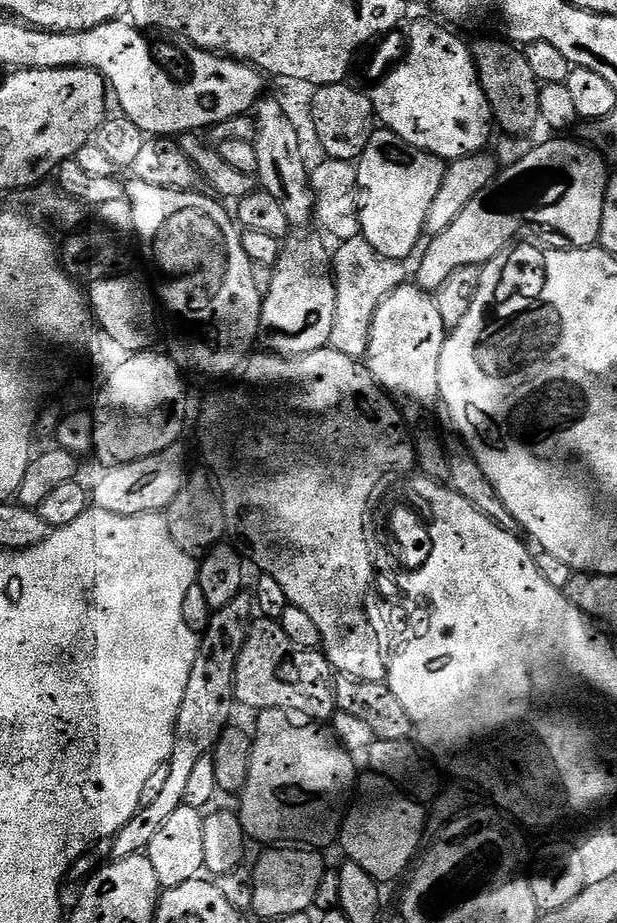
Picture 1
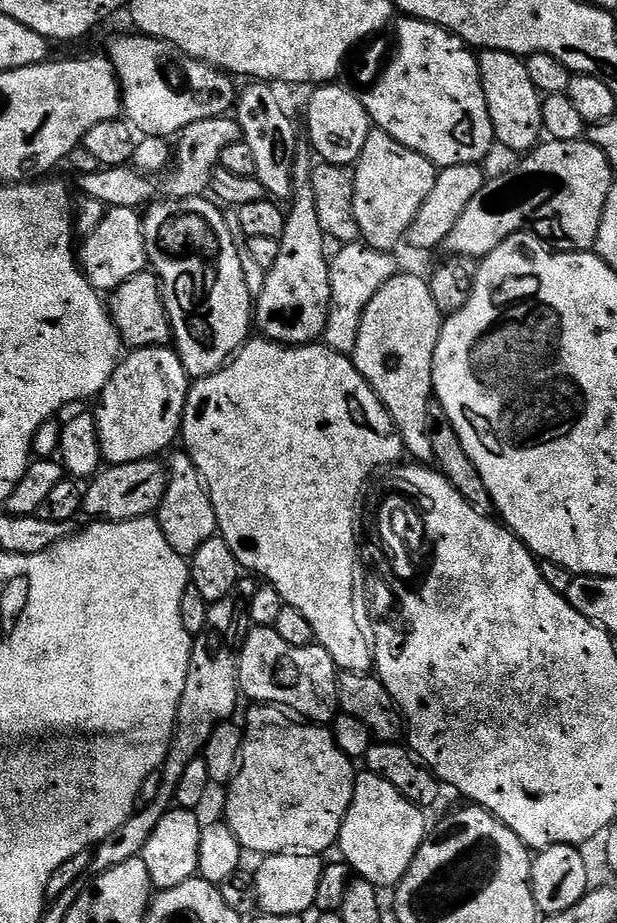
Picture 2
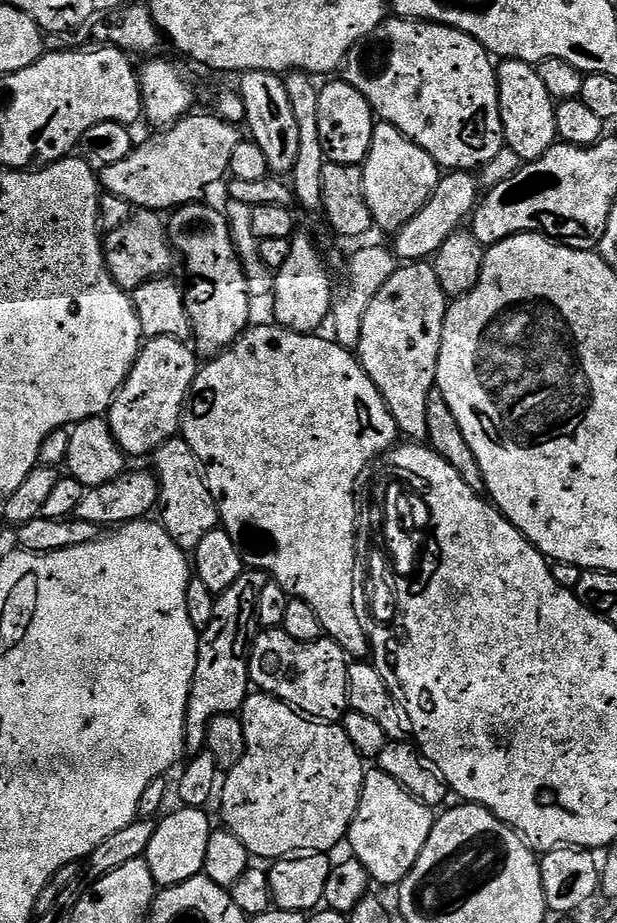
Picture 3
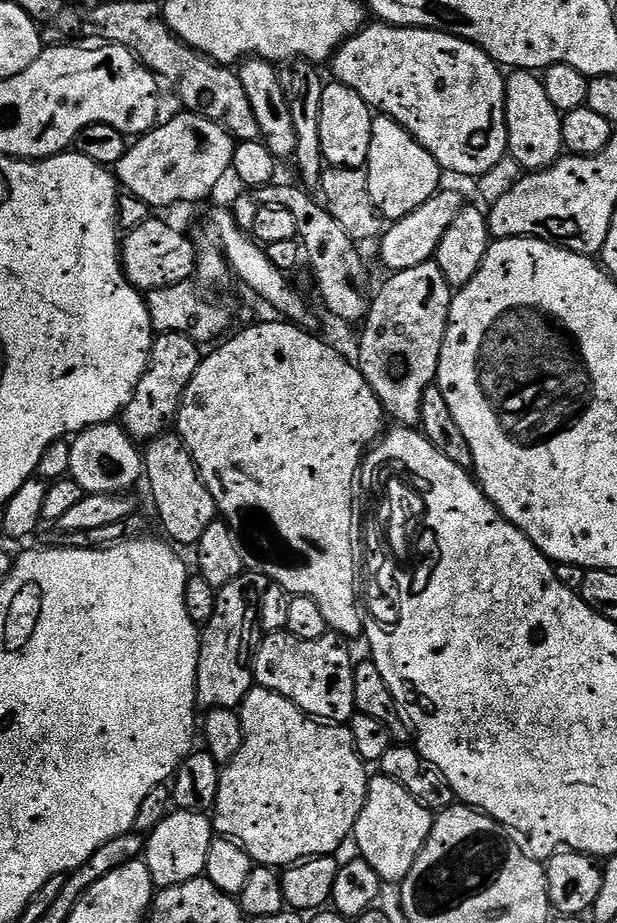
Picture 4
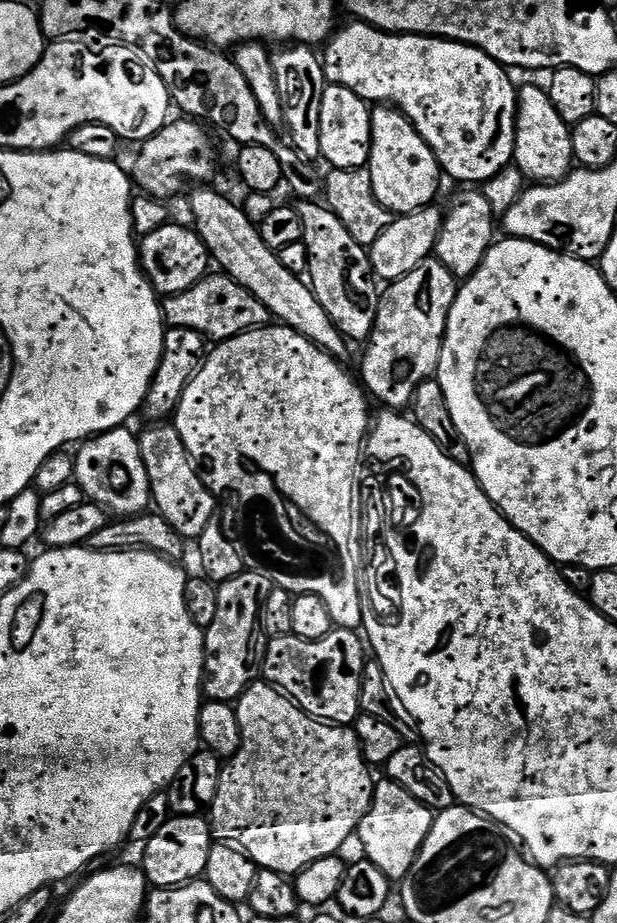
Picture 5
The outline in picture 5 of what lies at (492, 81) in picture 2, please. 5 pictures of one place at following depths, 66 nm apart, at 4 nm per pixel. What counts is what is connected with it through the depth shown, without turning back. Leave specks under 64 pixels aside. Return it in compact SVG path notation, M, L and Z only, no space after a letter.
M536 84L521 87L516 94L516 155L514 164L525 181L554 184L573 171L572 130L562 114L554 110L547 91Z

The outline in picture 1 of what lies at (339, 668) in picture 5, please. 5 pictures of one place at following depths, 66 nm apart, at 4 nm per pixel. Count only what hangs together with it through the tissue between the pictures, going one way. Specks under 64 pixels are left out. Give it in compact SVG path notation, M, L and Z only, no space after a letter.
M256 618L251 621L236 658L232 691L237 705L245 704L248 708L256 708L255 710L282 708L292 714L297 712L300 715L297 717L307 718L312 722L331 721L332 713L337 711L334 669L329 664L328 657L320 650L296 648L275 620Z

